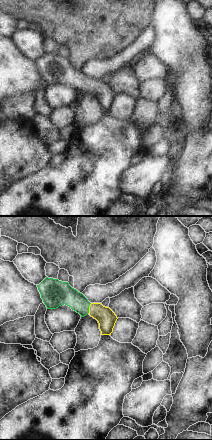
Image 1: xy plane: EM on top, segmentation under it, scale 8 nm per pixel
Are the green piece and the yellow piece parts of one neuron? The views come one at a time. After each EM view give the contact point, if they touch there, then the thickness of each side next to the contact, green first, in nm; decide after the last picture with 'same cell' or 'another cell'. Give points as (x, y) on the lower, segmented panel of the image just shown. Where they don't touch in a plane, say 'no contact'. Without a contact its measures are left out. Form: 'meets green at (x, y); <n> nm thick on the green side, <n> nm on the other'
meets green at (88, 308); 180 nm thick on the green side, 150 nm on the other

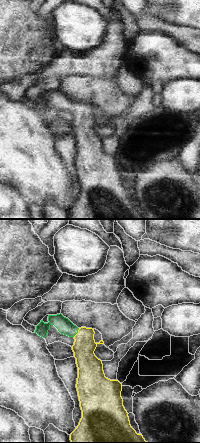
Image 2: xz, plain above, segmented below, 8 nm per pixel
meets green at (77, 332); 120 nm thick on the green side, 180 nm on the other

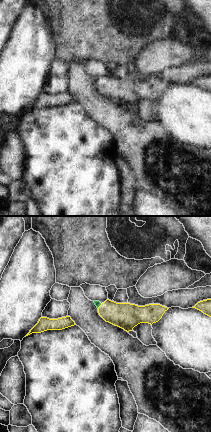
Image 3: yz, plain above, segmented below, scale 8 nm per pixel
meets green at (99, 305); 50 nm thick on the green side, 200 nm on the other

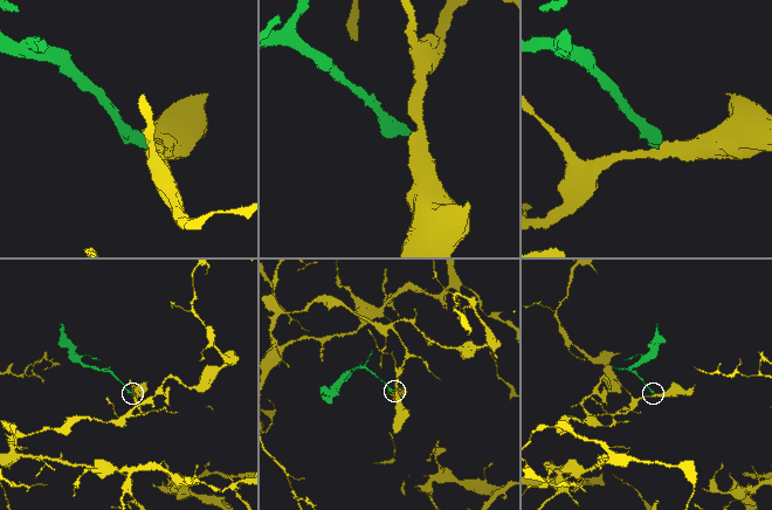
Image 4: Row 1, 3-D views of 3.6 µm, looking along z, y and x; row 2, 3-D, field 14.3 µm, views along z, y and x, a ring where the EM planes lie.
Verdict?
same cell

